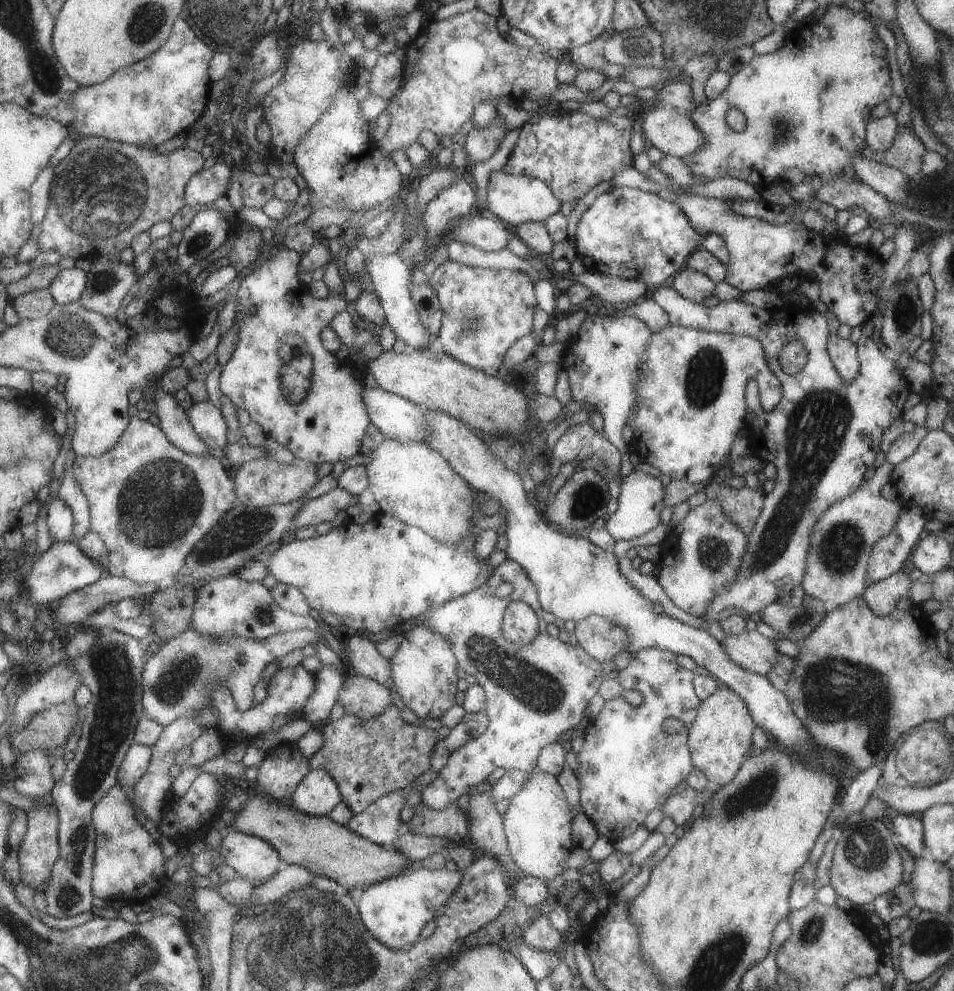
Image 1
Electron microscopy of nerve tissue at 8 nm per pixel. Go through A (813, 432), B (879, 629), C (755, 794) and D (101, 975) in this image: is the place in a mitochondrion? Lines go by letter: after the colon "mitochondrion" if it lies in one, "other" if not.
A: mitochondrion
B: other
C: mitochondrion
D: mitochondrion

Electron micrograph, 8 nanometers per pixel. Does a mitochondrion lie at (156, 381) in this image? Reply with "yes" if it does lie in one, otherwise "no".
no

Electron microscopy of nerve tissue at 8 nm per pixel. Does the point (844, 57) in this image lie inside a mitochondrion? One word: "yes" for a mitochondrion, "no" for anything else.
no

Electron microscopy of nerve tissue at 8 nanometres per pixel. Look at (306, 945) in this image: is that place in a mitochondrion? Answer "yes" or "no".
yes

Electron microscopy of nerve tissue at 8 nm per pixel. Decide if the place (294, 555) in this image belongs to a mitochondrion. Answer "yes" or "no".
no

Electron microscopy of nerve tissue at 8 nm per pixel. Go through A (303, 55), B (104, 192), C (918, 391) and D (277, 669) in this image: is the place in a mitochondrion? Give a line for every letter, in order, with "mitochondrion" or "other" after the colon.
A: other
B: mitochondrion
C: other
D: other

